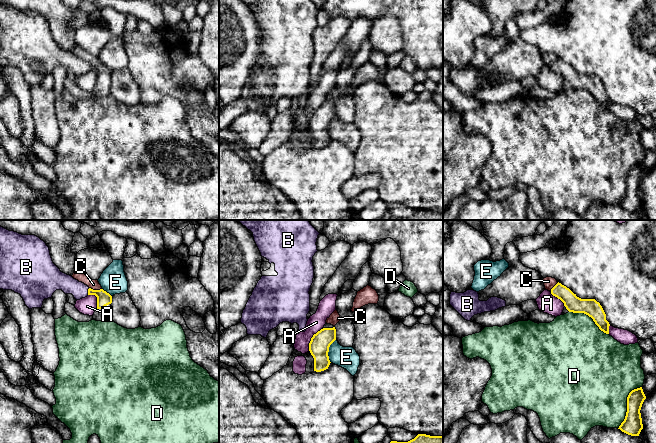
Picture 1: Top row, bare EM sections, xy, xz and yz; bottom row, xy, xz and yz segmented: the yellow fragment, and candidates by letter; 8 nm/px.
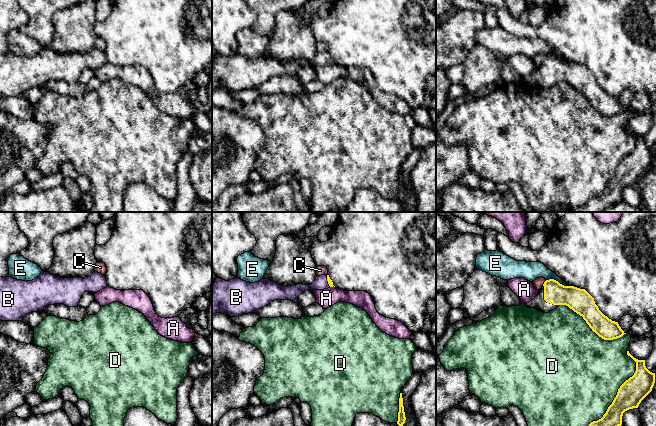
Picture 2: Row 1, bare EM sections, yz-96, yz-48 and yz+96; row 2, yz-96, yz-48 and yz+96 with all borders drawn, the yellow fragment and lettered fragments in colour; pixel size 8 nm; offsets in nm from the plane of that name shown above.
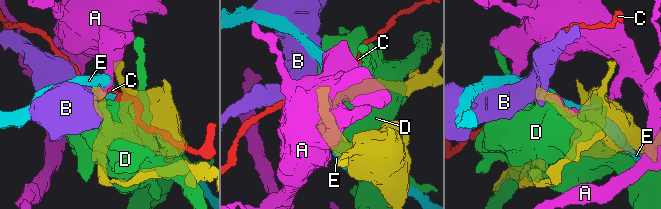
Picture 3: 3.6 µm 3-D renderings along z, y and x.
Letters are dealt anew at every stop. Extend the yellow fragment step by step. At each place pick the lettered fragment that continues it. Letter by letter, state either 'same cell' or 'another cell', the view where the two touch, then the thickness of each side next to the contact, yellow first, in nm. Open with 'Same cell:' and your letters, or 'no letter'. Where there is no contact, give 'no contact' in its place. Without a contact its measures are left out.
Same cell: B
A: another cell; contact in xz; calibres 160 and 140 nm
B: same cell; contact in xy; calibres 110 and 140 nm
C: another cell; contact in xy; calibres 110 and 80 nm
D: another cell; contact in yz; calibres 160 and 460 nm
E: another cell; contact in xz; calibres 160 and 180 nm

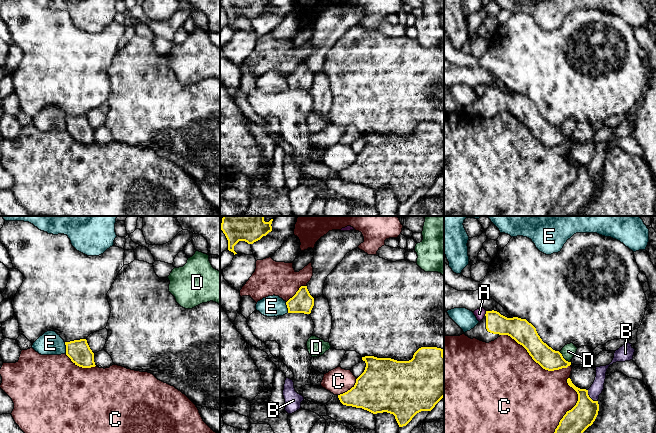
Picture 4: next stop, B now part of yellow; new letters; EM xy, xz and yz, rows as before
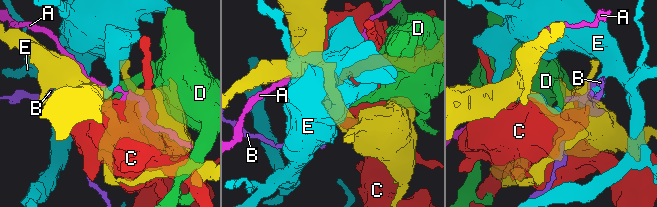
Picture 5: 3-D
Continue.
Same cell: no letter
A: another cell; contact in yz; calibres 160 and 80 nm
B: another cell; contact in yz; calibres 200 and 100 nm
C: another cell; contact in yz; calibres 190 and 500 nm
D: another cell; contact in yz; calibres 170 and 110 nm
E: another cell; contact in xy; calibres 180 and 190 nm

